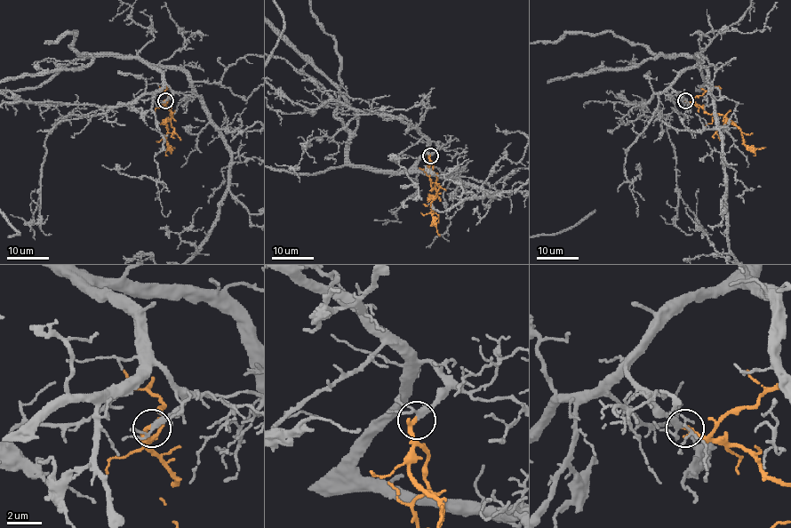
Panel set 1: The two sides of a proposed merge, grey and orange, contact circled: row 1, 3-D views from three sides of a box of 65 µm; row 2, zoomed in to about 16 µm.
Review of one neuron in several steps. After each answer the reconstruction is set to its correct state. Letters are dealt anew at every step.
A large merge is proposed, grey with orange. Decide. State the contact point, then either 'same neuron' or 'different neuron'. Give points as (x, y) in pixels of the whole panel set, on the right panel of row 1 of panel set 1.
(685, 100) | same neuron

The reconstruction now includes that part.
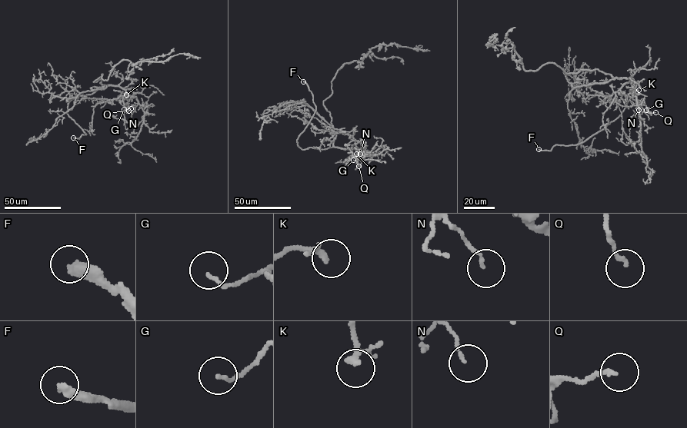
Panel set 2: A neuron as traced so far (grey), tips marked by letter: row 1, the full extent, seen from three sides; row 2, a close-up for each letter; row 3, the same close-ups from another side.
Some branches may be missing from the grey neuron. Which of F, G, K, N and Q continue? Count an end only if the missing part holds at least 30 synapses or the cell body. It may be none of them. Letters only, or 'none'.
F

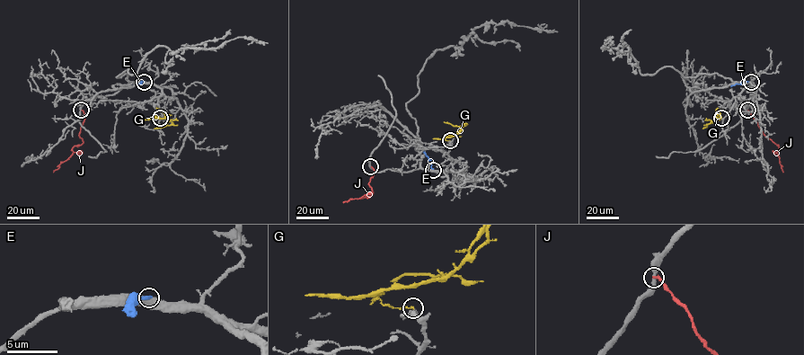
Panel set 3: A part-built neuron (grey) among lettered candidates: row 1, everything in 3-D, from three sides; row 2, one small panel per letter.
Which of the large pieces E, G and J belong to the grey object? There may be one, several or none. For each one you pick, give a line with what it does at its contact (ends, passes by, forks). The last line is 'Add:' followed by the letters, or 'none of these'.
Add: none of these

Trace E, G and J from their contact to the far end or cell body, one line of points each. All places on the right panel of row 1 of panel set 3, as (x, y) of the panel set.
E: (751, 81), (730, 85)
G: (721, 119), (719, 115), (702, 128)
J: (746, 110), (764, 134), (778, 146), (777, 154), (783, 172)

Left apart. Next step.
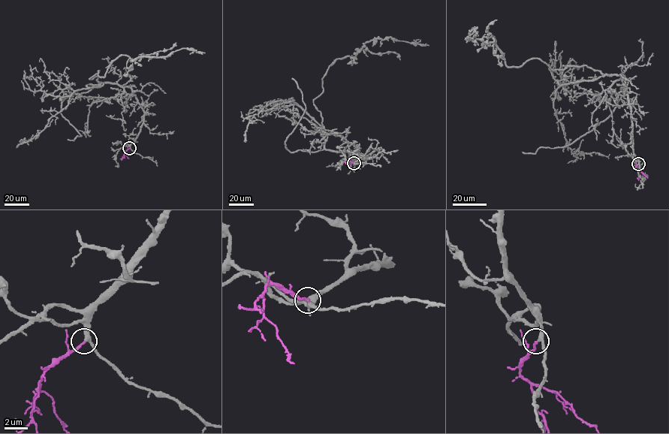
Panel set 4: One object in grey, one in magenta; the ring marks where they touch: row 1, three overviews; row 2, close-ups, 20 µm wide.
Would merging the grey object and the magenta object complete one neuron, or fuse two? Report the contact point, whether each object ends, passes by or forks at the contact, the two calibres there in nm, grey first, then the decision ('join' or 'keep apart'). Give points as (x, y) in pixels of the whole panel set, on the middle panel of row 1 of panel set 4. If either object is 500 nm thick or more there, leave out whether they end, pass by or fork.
(354, 163) | grey passes by | magenta ends | 300/200 nm | join

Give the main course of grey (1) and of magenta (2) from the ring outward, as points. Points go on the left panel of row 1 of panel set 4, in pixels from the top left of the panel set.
1: (129, 148), (144, 114), (136, 96), (88, 79), (103, 76), (122, 55), (205, 52)
2: (129, 148), (125, 152), (128, 158)

